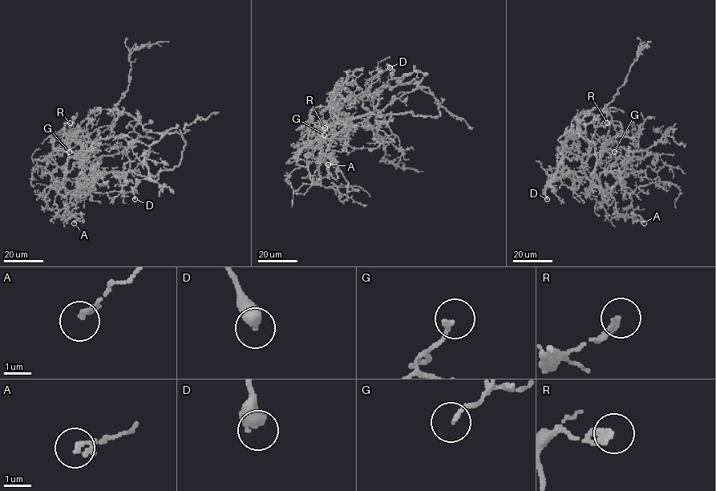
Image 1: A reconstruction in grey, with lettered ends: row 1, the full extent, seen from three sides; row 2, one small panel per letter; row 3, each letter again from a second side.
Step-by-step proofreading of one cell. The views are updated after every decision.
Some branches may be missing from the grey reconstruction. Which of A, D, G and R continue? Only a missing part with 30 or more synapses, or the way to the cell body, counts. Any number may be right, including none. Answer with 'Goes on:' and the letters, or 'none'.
Goes on: none

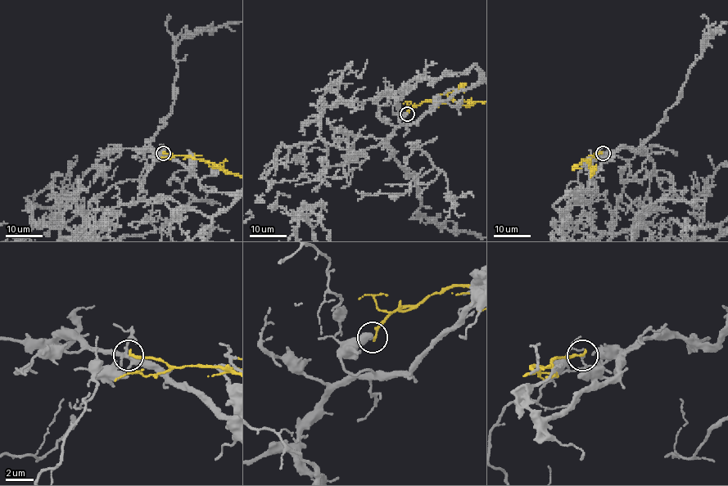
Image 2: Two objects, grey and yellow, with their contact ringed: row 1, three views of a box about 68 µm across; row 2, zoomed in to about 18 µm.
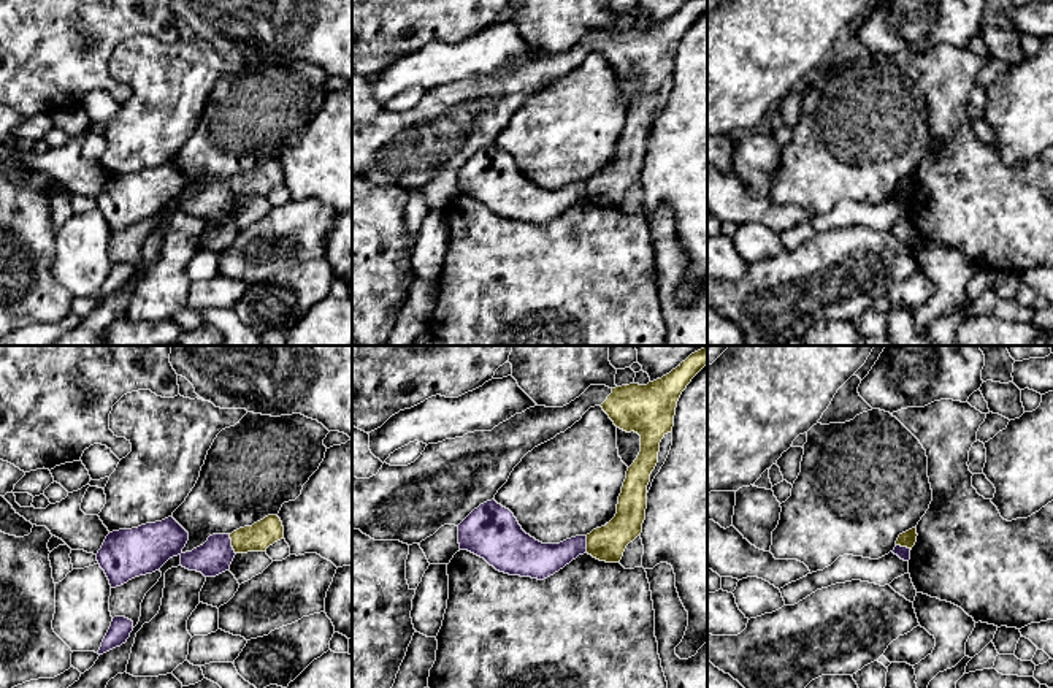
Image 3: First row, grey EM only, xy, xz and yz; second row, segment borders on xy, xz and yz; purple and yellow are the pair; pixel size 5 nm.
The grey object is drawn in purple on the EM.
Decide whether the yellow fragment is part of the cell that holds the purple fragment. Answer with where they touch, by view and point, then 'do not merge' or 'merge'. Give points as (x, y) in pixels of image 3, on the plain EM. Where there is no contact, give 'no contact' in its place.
contact xy (230, 189); do not merge

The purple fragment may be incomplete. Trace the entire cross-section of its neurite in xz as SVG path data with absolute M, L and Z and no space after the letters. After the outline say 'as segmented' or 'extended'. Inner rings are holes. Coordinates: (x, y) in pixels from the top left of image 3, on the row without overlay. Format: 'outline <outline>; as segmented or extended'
outline M495 144L481 149L458 170L458 189L460 195L484 203L500 217L538 225L587 198L587 181L542 189L526 179L514 159Z; as segmented

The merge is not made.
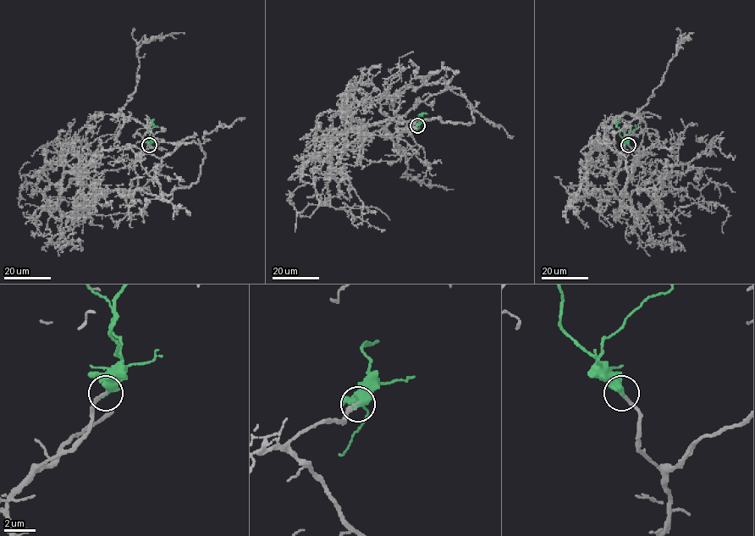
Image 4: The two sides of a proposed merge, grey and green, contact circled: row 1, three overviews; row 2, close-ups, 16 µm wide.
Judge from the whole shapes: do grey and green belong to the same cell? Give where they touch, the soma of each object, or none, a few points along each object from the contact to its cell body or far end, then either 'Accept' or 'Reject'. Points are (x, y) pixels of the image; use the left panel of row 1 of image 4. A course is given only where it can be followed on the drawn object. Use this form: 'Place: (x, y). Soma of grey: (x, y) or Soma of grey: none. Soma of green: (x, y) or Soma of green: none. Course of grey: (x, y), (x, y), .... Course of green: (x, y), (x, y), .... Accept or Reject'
Place: (149, 145). Soma of grey: none. Soma of green: none. Course of grey: (149, 144), (135, 161), (135, 189), (79, 205), (75, 135), (120, 113), (143, 42), (184, 33). Course of green: (149, 144), (154, 118). Accept

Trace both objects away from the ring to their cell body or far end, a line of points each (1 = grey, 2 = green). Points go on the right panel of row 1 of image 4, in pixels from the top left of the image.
1: (628, 144), (630, 209), (610, 174), (649, 152), (646, 124), (632, 115), (692, 33)
2: (628, 144), (619, 134), (619, 129), (616, 125), (619, 118)

